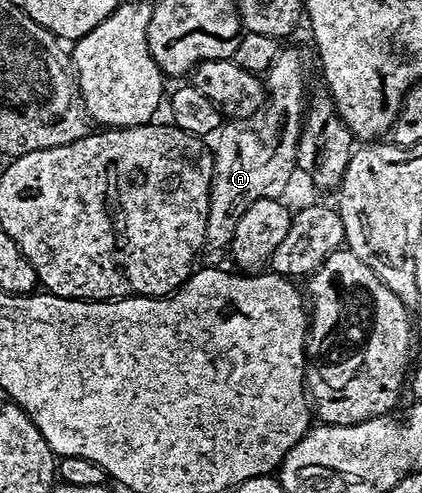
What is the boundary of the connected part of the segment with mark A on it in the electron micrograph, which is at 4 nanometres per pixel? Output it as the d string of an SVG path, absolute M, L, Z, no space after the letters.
M295 48L278 51L265 74L266 99L246 122L233 120L218 131L213 144L212 186L209 189L205 246L209 250L226 249L244 212L256 200L280 198L296 168L298 138L307 105L305 62Z

